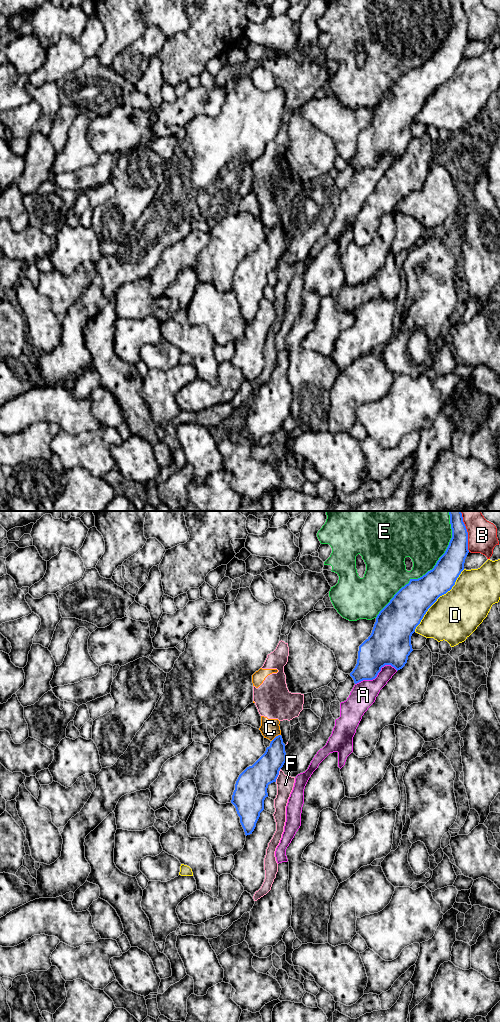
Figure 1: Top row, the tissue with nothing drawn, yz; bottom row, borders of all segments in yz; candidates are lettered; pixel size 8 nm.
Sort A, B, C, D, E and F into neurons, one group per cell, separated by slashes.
A / B / C F / D / E

